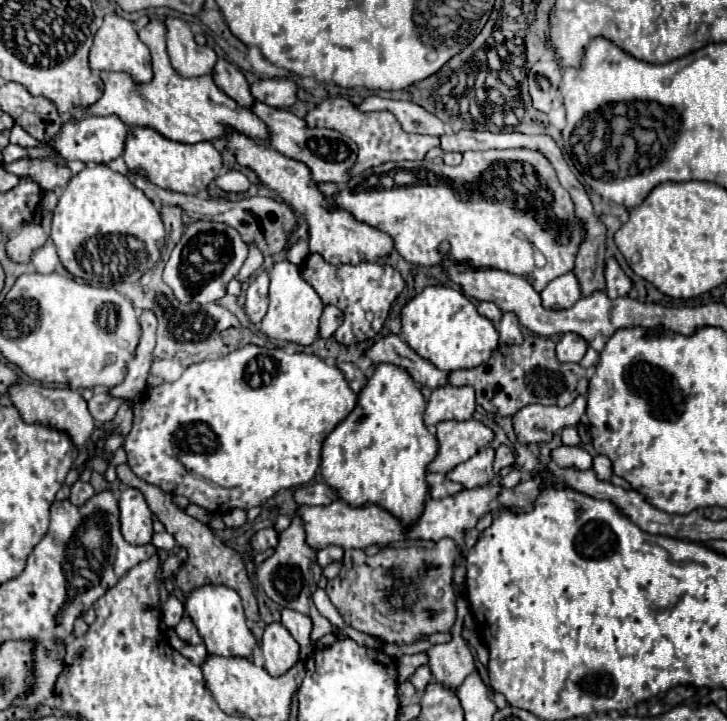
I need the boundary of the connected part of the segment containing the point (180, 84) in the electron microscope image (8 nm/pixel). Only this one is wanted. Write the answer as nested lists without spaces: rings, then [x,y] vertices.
[[[150,20],[140,32],[140,40],[150,48],[154,78],[150,84],[134,84],[126,72],[102,72],[104,94],[102,98],[88,108],[88,114],[110,116],[116,114],[122,122],[134,128],[152,128],[164,138],[182,144],[198,144],[198,142],[214,142],[216,138],[228,136],[228,132],[240,132],[244,136],[252,136],[254,140],[264,140],[270,146],[270,136],[266,124],[250,110],[236,104],[230,96],[226,96],[212,80],[210,74],[198,78],[180,76],[168,58],[166,52],[166,28],[162,20]]]

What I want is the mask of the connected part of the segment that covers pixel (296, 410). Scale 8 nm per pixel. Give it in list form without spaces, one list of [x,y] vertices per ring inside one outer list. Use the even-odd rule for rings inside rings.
[[[244,346],[238,348],[236,352],[230,352],[228,356],[222,356],[218,360],[212,362],[200,362],[200,364],[192,364],[184,370],[184,374],[170,384],[160,384],[156,388],[148,388],[146,394],[142,392],[142,396],[134,402],[134,424],[130,434],[126,436],[124,442],[124,450],[128,456],[128,466],[132,468],[132,472],[146,480],[148,484],[154,484],[158,488],[162,488],[164,492],[176,496],[186,496],[192,504],[202,506],[204,510],[208,510],[210,514],[226,514],[234,508],[242,508],[242,510],[250,510],[254,506],[264,504],[266,500],[270,500],[278,490],[284,488],[298,488],[308,484],[318,466],[321,464],[321,450],[324,438],[354,410],[356,406],[356,394],[350,390],[344,374],[336,368],[330,366],[326,362],[322,362],[318,356],[312,354],[286,354],[280,348],[260,348],[260,346]]]

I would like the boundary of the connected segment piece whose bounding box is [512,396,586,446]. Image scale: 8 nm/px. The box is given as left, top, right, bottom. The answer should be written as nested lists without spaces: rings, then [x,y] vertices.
[[[578,396],[570,406],[558,408],[558,406],[542,406],[542,404],[530,404],[524,406],[514,418],[514,432],[518,436],[518,442],[522,446],[528,444],[540,444],[550,442],[552,436],[558,430],[564,430],[566,426],[576,428],[582,422],[582,416],[586,412],[586,398]]]

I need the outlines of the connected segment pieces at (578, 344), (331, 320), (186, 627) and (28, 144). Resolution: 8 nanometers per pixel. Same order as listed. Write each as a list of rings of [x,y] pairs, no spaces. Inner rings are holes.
[[[564,334],[556,344],[556,356],[560,362],[580,362],[586,354],[586,340],[576,334]]]
[[[326,306],[320,318],[320,338],[330,338],[340,328],[344,316],[336,306]]]
[[[184,616],[184,618],[180,620],[180,624],[176,626],[176,632],[178,632],[178,636],[180,636],[184,642],[188,642],[188,644],[200,644],[200,642],[202,642],[202,638],[200,638],[200,634],[196,632],[196,626],[192,624],[192,618],[190,618],[190,616]]]
[[[14,126],[10,130],[10,144],[18,144],[22,148],[38,148],[38,140],[34,140],[30,134],[26,134],[20,126]]]

